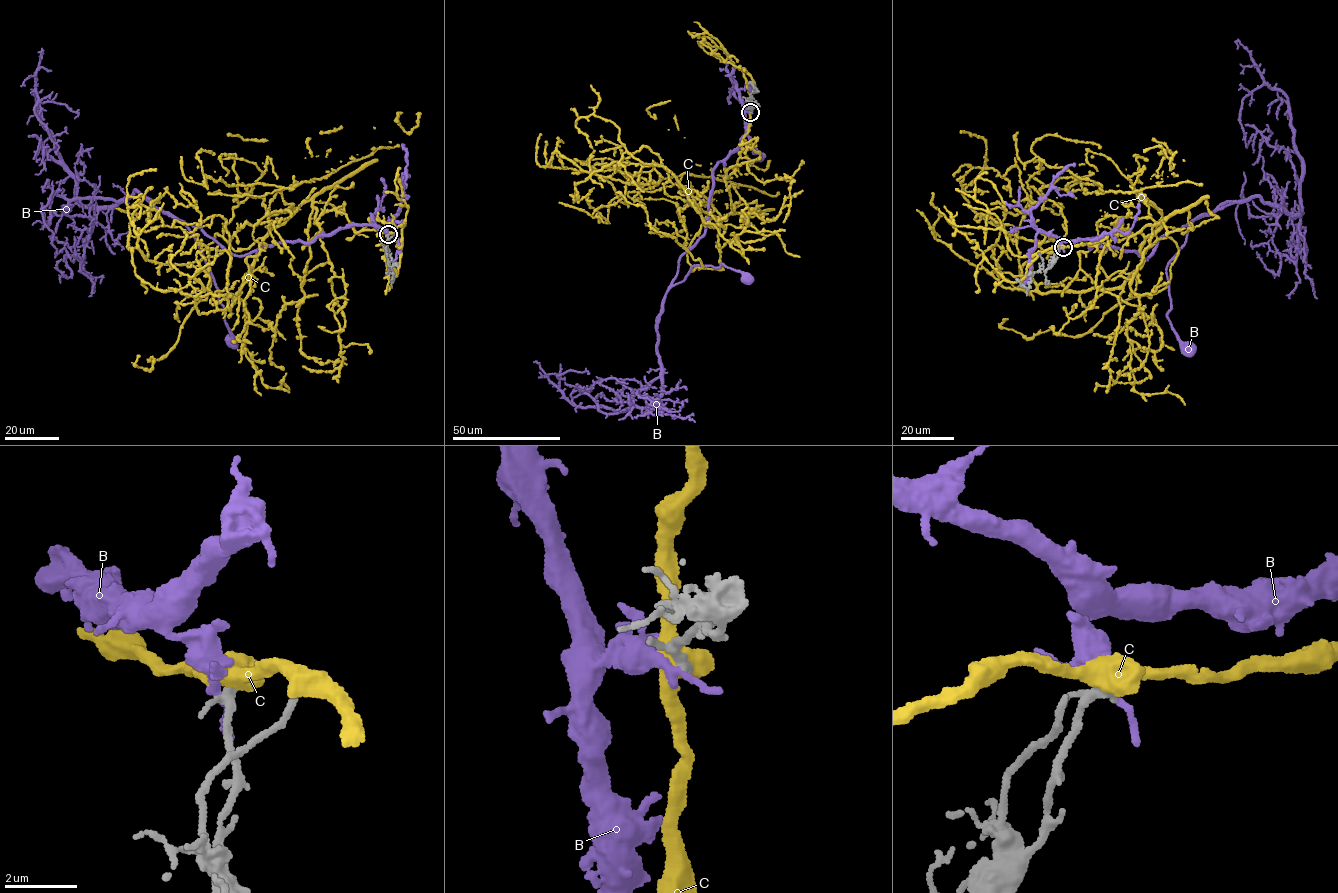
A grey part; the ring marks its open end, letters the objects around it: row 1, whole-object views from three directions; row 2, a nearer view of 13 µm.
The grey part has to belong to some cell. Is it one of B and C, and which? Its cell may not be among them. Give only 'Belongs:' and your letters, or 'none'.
Belongs: none

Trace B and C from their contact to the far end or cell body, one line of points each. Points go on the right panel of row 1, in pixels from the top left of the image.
B: (1062, 248), (1091, 237), (1090, 247), (1146, 259), (1160, 237), (1187, 225), (1166, 271), (1167, 318), (1188, 347)
C: (1062, 247), (1165, 219), (1118, 288), (1042, 293), (1065, 222), (1017, 154), (1187, 182), (1143, 151)

